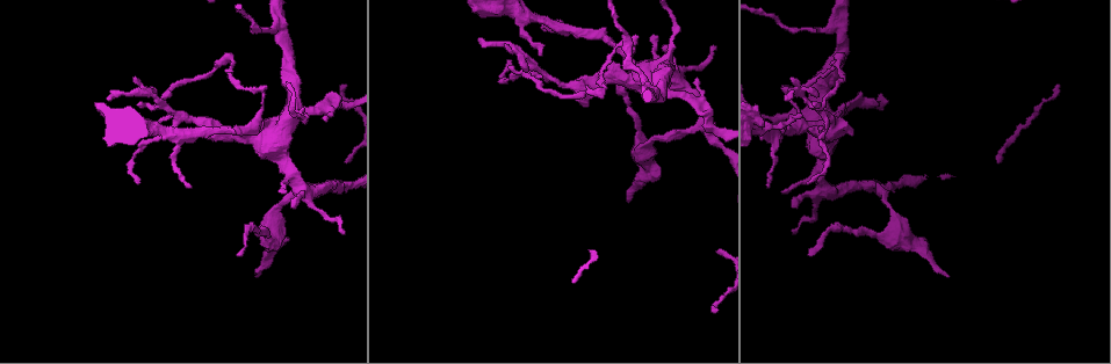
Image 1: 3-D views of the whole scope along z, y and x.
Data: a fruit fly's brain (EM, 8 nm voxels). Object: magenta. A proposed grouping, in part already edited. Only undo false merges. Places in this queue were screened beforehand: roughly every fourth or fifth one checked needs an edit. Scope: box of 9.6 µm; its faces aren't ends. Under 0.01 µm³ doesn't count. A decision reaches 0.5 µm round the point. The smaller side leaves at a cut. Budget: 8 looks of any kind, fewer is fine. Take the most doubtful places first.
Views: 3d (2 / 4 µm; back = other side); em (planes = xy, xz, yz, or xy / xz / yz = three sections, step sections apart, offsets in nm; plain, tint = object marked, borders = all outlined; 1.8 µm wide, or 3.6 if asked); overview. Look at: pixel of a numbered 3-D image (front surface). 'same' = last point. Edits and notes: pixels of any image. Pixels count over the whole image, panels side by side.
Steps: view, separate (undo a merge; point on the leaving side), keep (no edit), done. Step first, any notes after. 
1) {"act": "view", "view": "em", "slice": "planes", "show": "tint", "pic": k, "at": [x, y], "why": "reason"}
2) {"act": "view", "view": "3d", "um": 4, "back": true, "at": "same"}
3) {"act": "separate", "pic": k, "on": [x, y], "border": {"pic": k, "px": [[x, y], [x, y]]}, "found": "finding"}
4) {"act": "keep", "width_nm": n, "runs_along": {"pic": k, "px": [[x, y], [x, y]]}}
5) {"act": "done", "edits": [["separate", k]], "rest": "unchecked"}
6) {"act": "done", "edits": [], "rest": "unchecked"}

{"act": "view", "view": "3d", "um": 2, "back": true, "pic": 1, "at": [822, 188], "why": "looks like a crossing"}

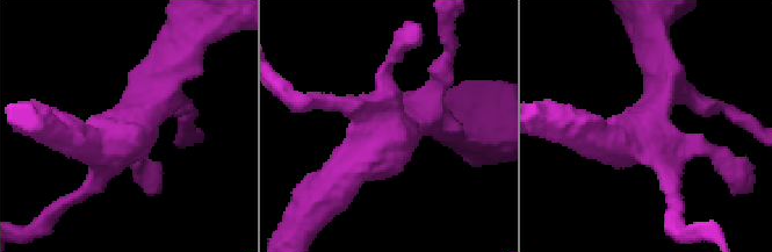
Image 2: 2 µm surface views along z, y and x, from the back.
{"act": "view", "view": "em", "slice": "planes", "show": "plain", "pic": 2, "at": [389, 133], "why": "need the tissue"}

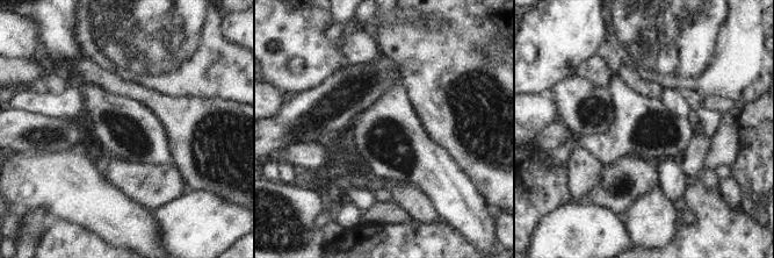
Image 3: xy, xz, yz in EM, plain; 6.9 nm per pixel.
{"act": "view", "view": "em", "slice": "planes", "show": "tint", "at": "same"}

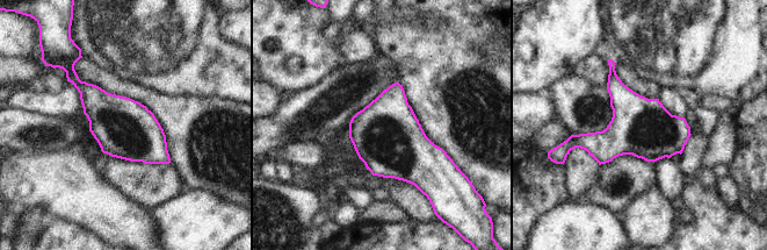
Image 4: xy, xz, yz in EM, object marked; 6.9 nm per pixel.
{"act": "keep", "found": "all the same cell"}

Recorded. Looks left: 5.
{"act": "view", "view": "em", "slice": "xz", "step": 8, "show": "tint", "pic": 1, "at": [276, 25], "why": "calibre changes"}

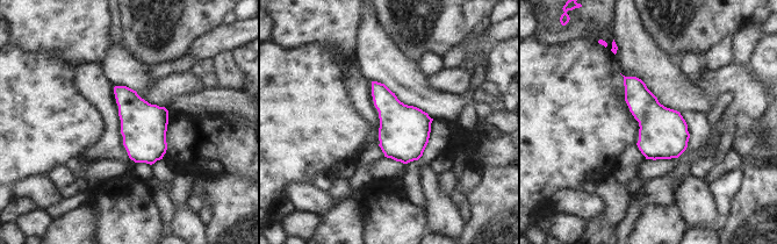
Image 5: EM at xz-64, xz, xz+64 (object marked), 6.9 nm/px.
{"act": "view", "view": "em", "slice": "planes", "show": "borders", "at": "same"}

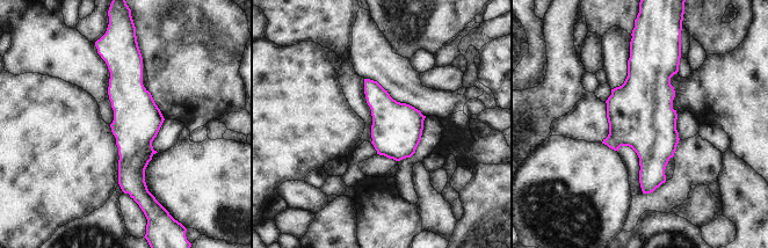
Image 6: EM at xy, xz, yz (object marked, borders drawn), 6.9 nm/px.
{"act": "keep", "found": "all the same cell"}

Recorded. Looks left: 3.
{"act": "view", "view": "3d", "um": 2, "pic": 1, "at": [261, 89], "why": "sharp bend"}

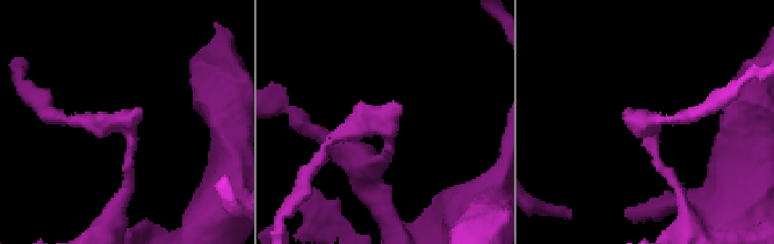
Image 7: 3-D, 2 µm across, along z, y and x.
{"act": "view", "view": "em", "slice": "planes", "show": "plain", "pic": 7, "at": [649, 133]}

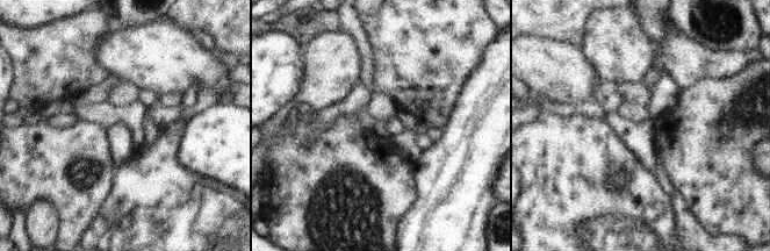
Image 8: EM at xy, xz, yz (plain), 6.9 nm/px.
{"act": "view", "view": "em", "slice": "planes", "show": "tint", "at": "same"}

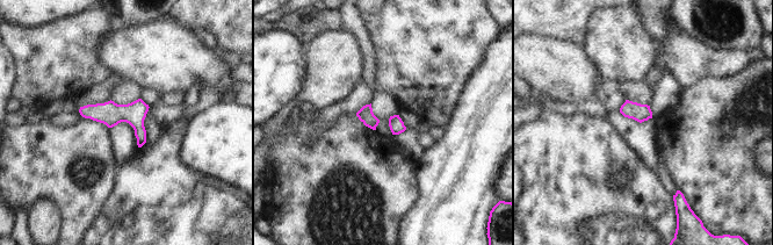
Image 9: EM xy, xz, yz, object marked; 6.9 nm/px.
{"act": "keep", "runs_along": {"pic": 9, "px": [[82, 109], [125, 113], [143, 139]]}, "found": "one cell here"}

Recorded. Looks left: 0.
{"act": "done", "edits": [], "rest": "unchecked"}

